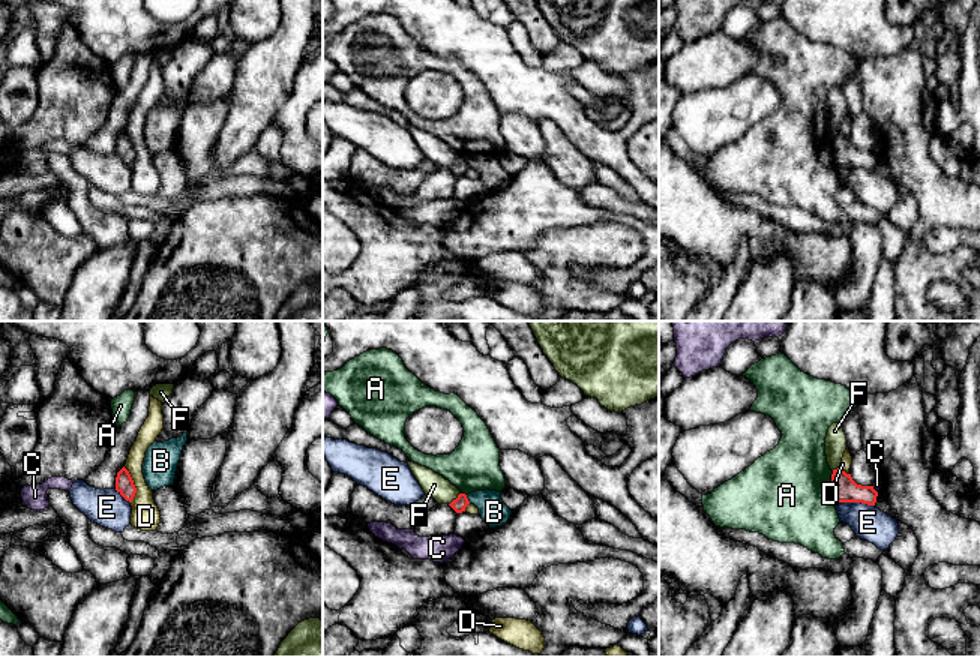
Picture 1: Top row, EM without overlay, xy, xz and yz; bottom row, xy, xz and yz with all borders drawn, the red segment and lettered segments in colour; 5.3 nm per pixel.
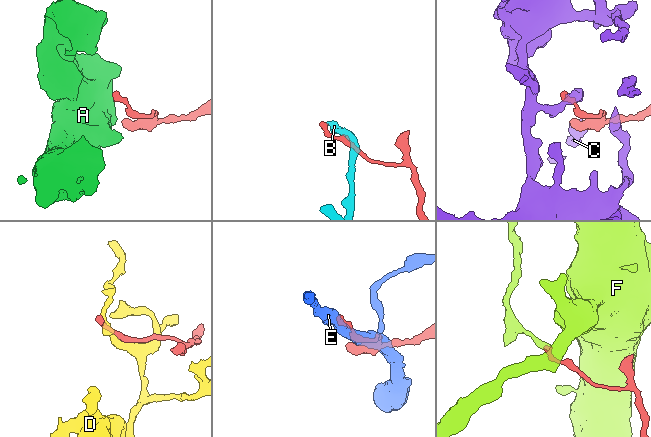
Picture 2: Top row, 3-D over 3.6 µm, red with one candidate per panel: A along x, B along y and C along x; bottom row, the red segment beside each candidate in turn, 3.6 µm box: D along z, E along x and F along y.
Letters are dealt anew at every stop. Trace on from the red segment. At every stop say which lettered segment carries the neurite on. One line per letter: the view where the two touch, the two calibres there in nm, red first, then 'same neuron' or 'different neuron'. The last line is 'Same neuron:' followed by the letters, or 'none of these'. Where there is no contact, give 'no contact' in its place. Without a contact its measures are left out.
A: yz | 140/480 nm | different neuron
B: xz | 70/150 nm | different neuron
C: yz | 140/50 nm | different neuron
D: xy | 100/160 nm | different neuron
E: yz | 140/180 nm | different neuron
F: xz | 70/130 nm | different neuron
Same neuron: none of these

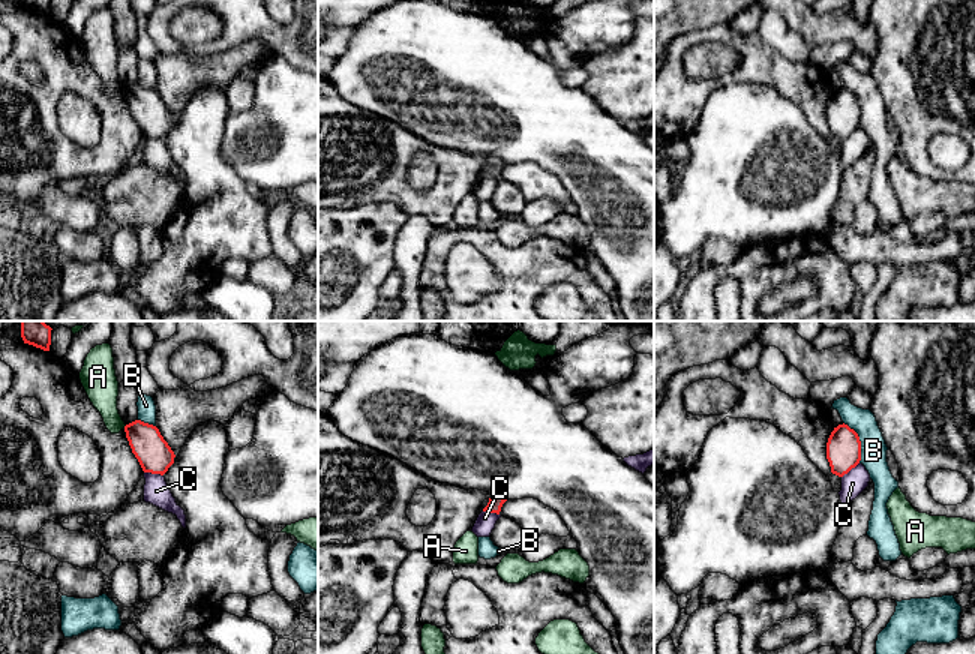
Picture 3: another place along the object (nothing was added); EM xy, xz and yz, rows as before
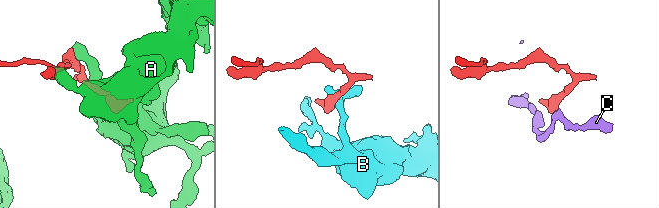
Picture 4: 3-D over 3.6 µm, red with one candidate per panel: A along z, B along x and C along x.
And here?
A: xy | 190/180 nm | different neuron
B: yz | 190/140 nm | different neuron
C: xy | 190/140 nm | different neuron
Same neuron: none of these

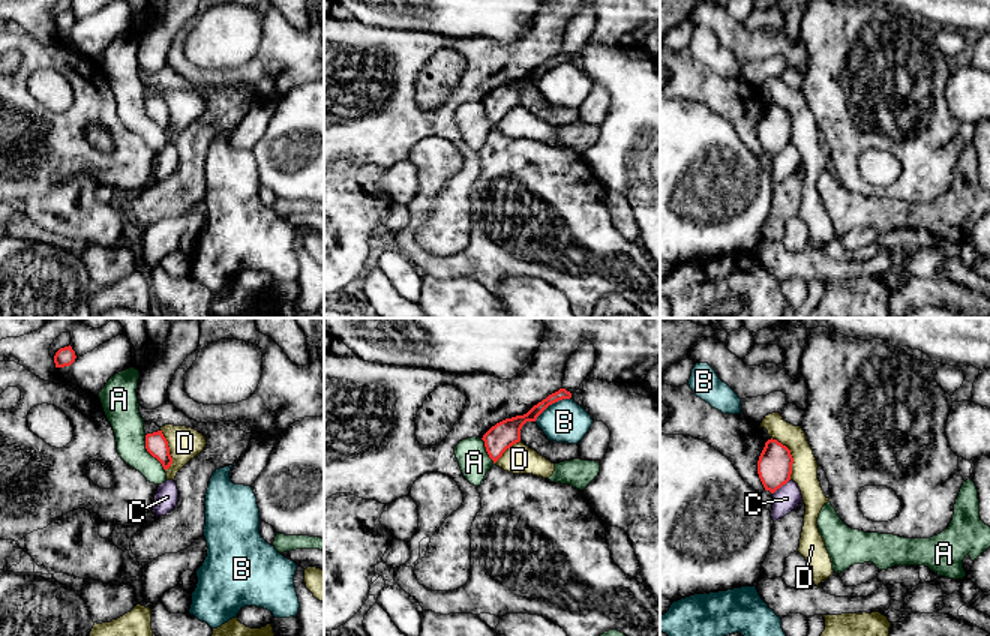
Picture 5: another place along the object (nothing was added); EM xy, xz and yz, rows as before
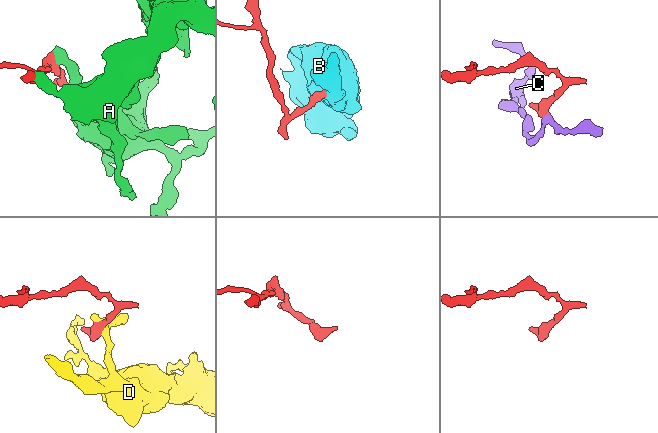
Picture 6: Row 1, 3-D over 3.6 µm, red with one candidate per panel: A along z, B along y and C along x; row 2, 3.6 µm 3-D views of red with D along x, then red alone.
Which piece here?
A: xy | 120/170 nm | different neuron
B: xz | 90/220 nm | different neuron
C: yz | 190/140 nm | different neuron
D: yz | 190/140 nm | different neuron
Same neuron: none of these

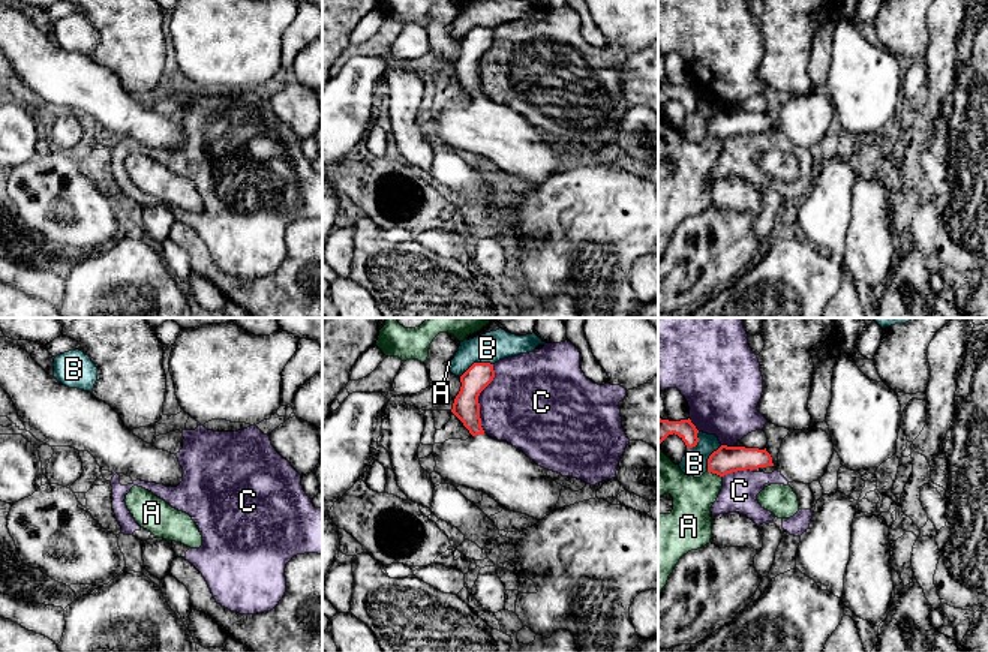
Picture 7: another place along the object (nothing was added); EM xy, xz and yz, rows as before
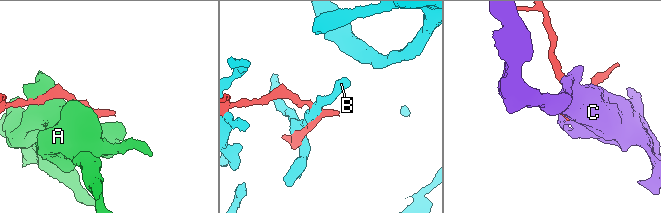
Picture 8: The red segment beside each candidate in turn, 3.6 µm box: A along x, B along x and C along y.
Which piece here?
A: yz | 150/220 nm | different neuron
B: xz | 140/160 nm | different neuron
C: xz | 140/420 nm | different neuron
Same neuron: none of these

